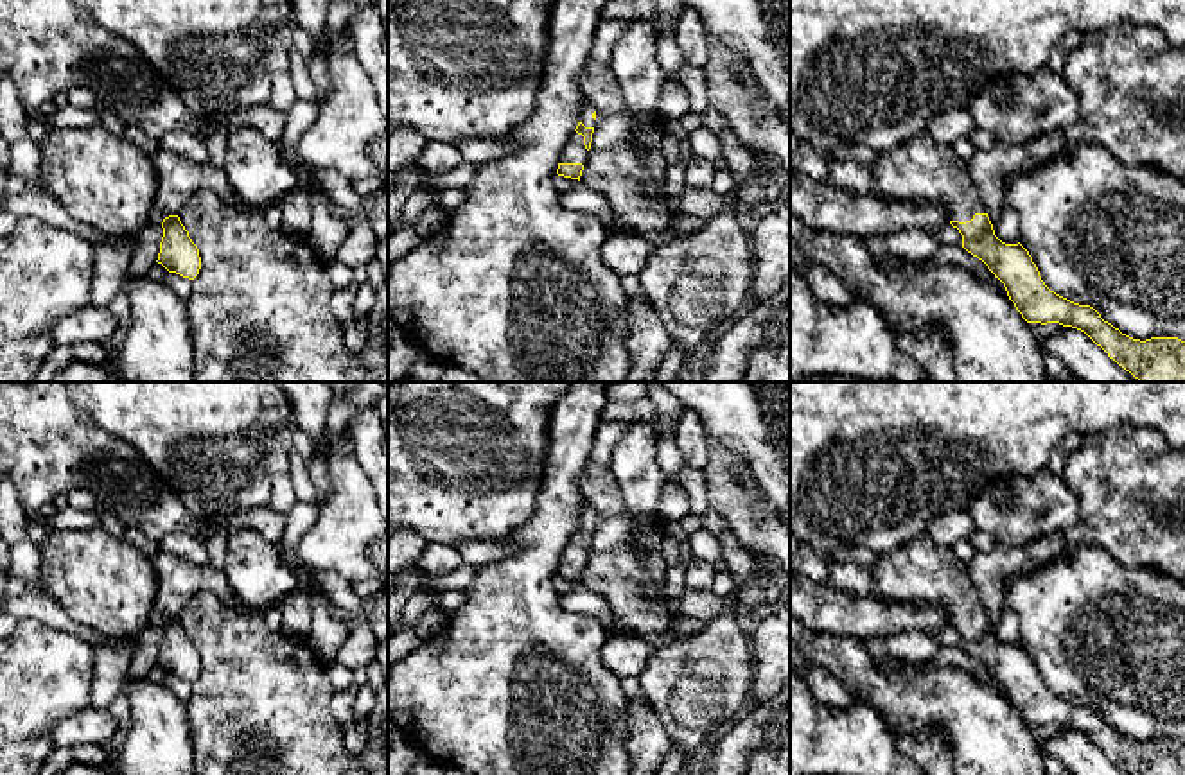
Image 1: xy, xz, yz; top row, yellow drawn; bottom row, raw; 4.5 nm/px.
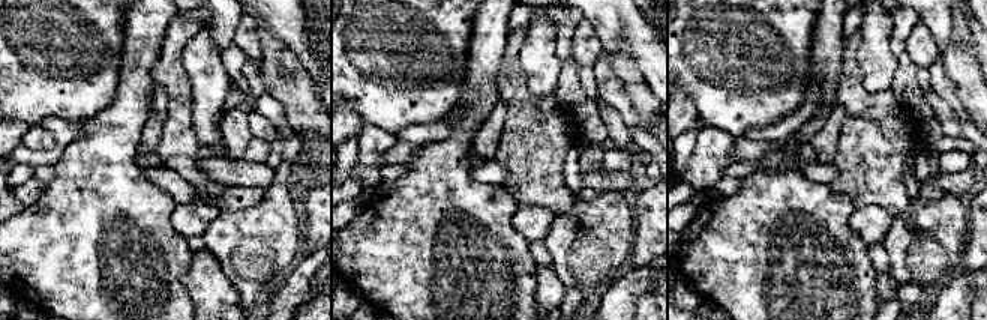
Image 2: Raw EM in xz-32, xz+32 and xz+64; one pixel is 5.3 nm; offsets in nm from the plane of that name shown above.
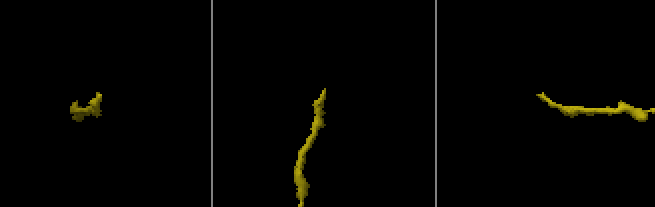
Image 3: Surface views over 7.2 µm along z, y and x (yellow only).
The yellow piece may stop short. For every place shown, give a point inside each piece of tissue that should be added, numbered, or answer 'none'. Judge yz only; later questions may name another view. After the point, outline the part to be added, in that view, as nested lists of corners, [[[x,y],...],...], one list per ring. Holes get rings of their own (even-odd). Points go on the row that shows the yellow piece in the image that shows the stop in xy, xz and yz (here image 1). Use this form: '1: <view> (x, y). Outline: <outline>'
1: yz (923, 169). Outline: [[[928,131],[889,151],[871,165],[880,196],[898,201],[939,203],[950,221],[966,222],[986,213],[980,192],[953,144],[937,142]]]

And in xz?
1: xz (573, 151). Outline: [[[576,131],[571,133],[569,140],[566,142],[560,156],[560,163],[582,163],[585,165],[589,151],[584,145],[584,136]]]

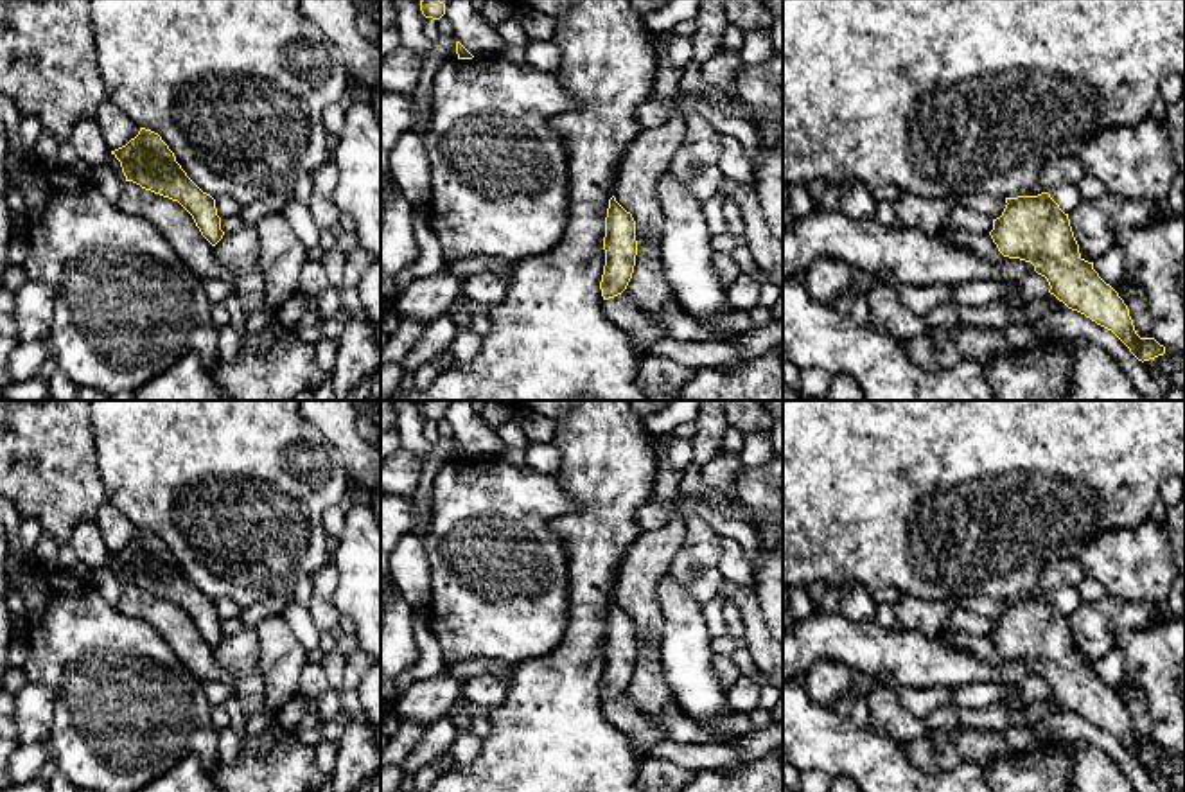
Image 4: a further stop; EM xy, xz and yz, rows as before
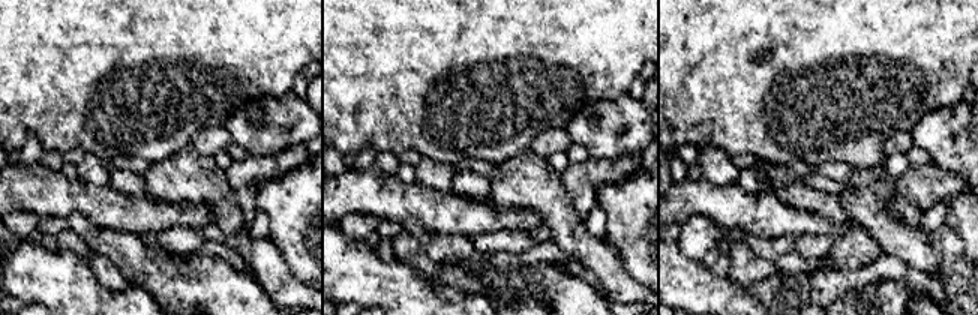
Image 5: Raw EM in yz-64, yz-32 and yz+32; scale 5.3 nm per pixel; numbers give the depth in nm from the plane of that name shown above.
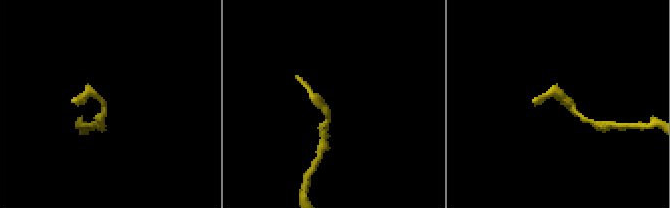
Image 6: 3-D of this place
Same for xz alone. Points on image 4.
none

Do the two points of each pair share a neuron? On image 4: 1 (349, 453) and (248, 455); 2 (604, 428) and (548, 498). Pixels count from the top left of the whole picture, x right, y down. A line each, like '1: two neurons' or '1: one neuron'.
1: two neurons
2: two neurons

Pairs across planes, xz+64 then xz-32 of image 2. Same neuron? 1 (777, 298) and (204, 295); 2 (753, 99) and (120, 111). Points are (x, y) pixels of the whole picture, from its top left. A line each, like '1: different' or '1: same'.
1: different
2: different

